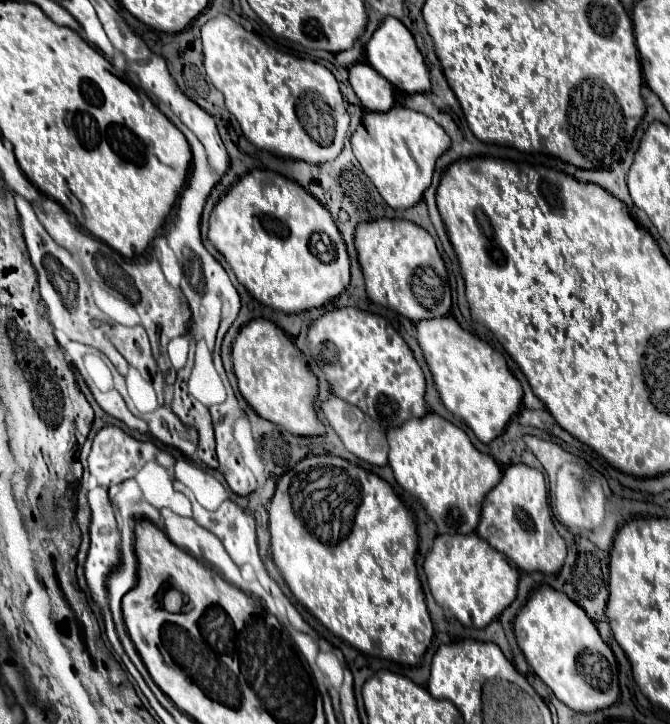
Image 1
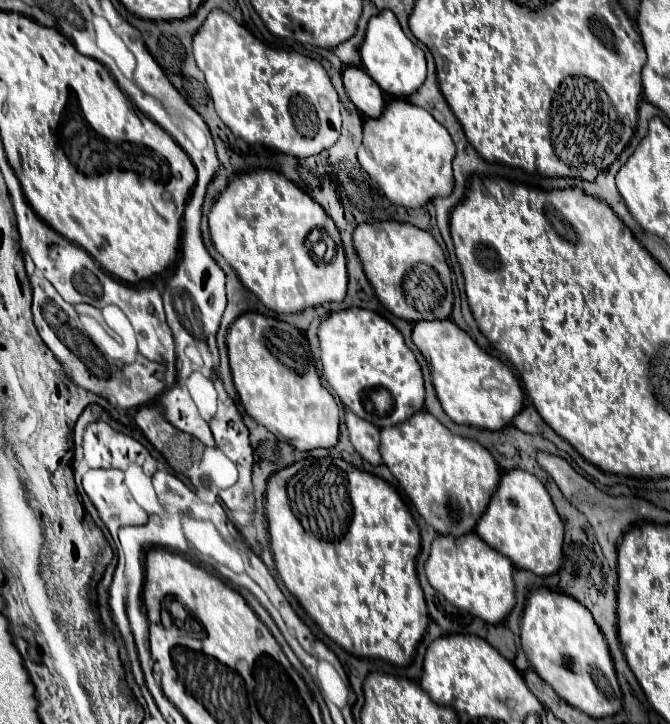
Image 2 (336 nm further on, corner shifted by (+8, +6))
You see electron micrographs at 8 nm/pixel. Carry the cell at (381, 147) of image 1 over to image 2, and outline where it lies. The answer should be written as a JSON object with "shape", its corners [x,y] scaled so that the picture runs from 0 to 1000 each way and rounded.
{"shape":[[[587,137],[569,162],[548,162],[542,170],[542,198],[533,220],[587,283],[622,289],[649,272],[670,269],[676,261],[676,217],[679,198],[670,181],[640,153],[601,137]]]}

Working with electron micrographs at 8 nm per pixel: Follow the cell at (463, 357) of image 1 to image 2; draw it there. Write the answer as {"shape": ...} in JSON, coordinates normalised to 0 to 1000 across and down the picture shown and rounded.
{"shape":[[[673,441],[619,446],[616,474],[640,501],[649,543],[673,581],[742,595],[760,587],[778,568],[781,537],[769,518],[748,499],[727,490]]]}

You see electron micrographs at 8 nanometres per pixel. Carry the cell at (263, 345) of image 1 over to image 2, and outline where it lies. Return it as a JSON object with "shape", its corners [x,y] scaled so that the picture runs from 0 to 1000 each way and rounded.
{"shape":[[[363,432],[342,452],[339,482],[348,529],[369,573],[446,623],[503,615],[506,565],[476,526],[452,457],[390,432]]]}

